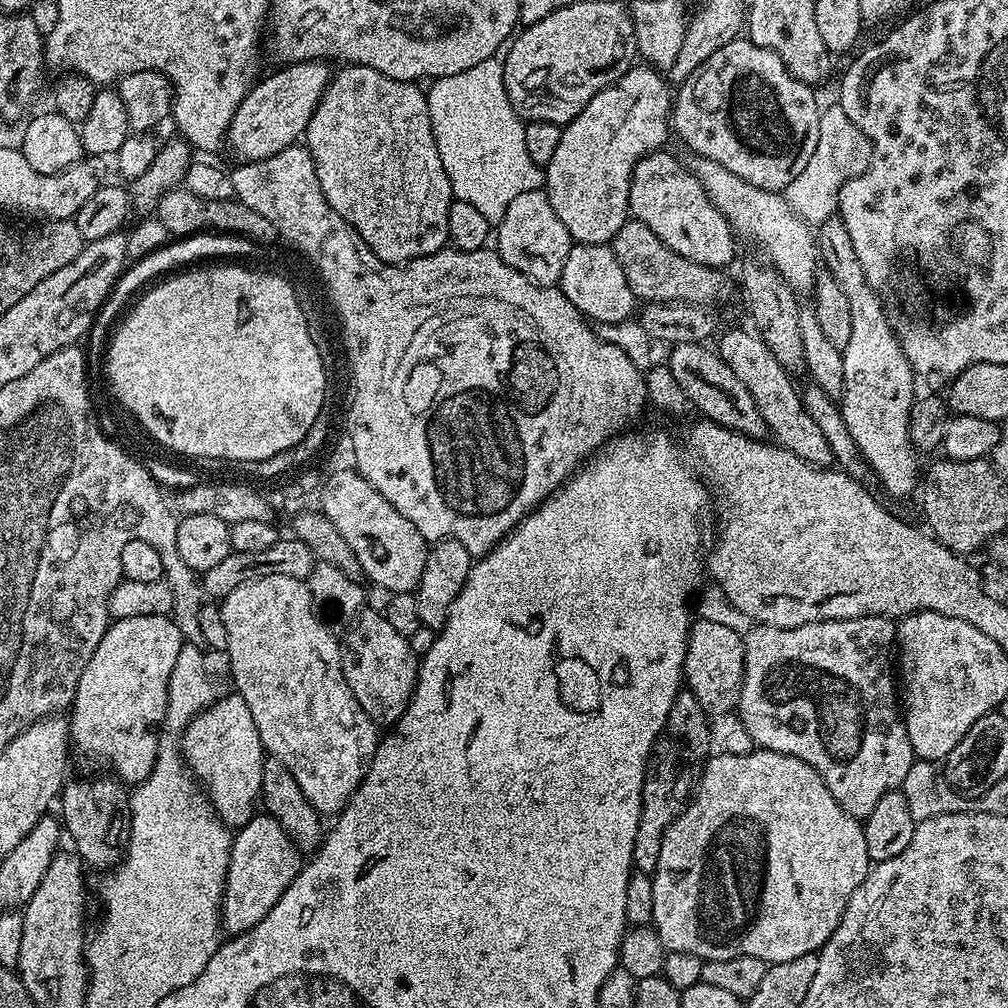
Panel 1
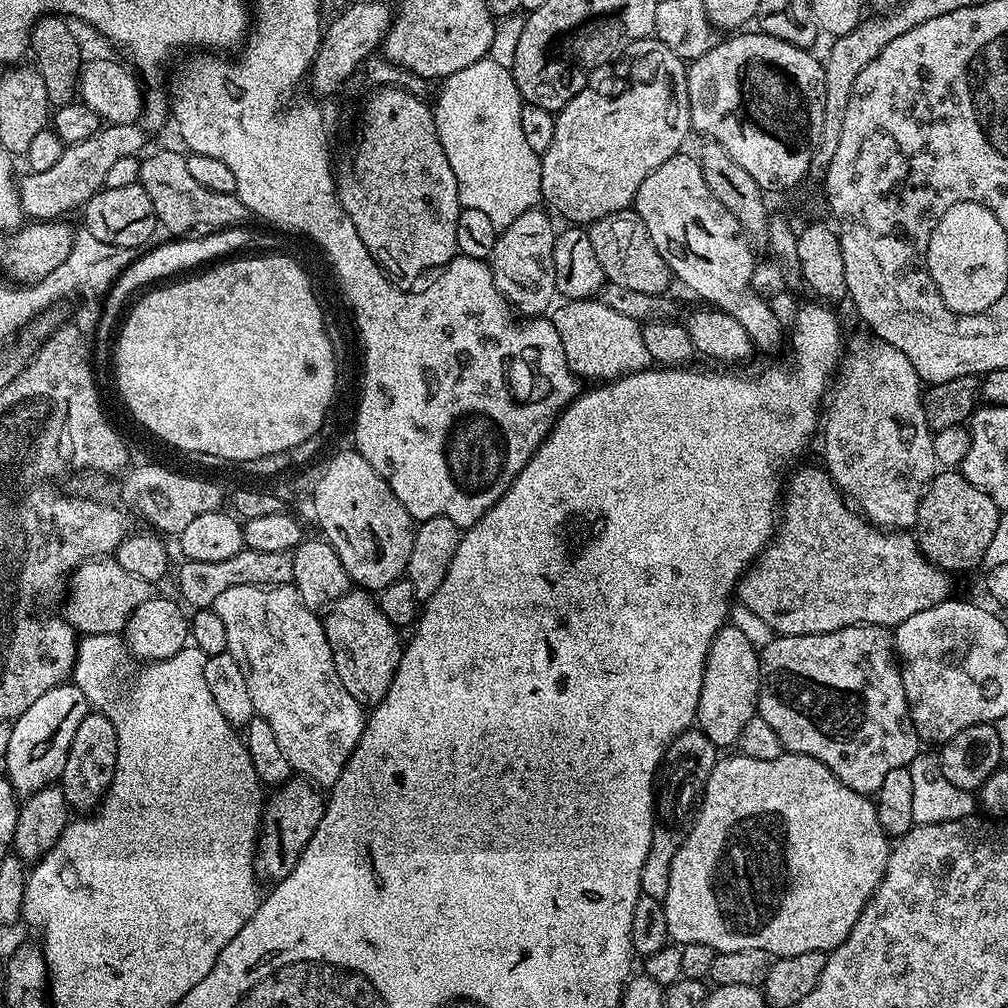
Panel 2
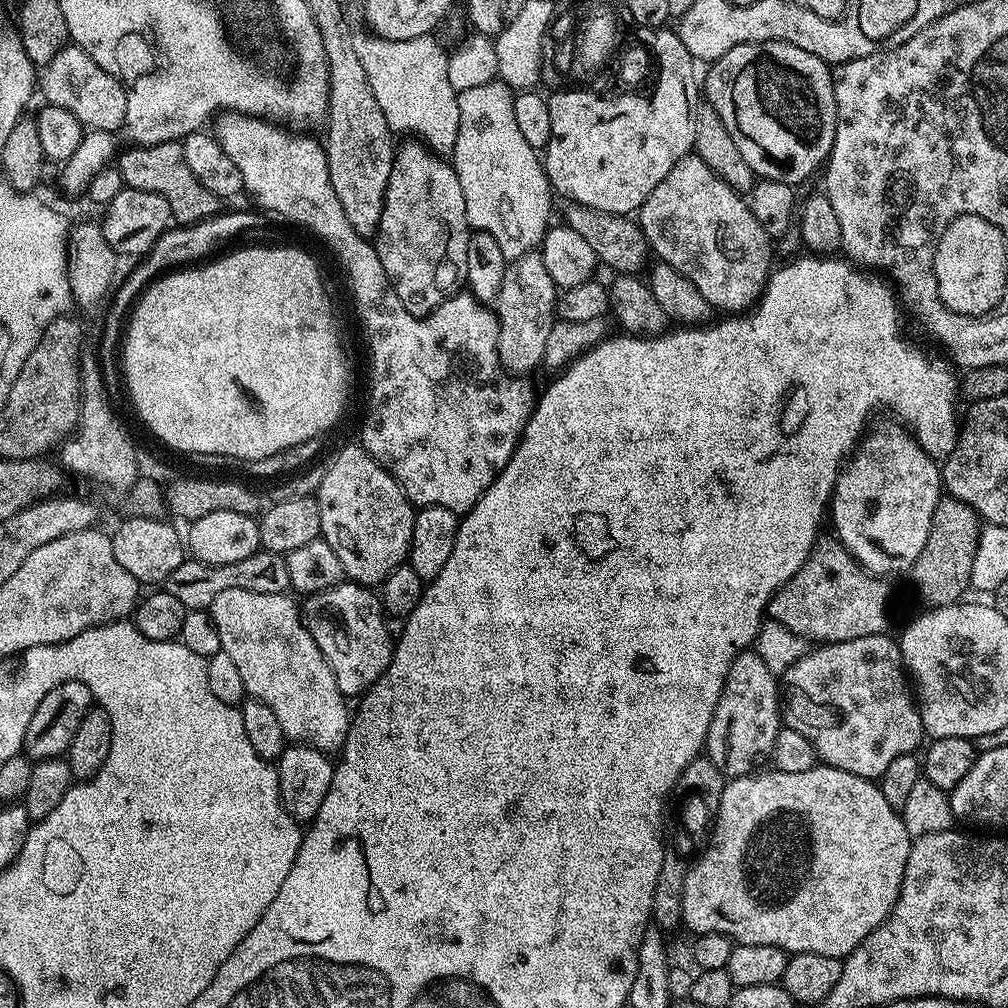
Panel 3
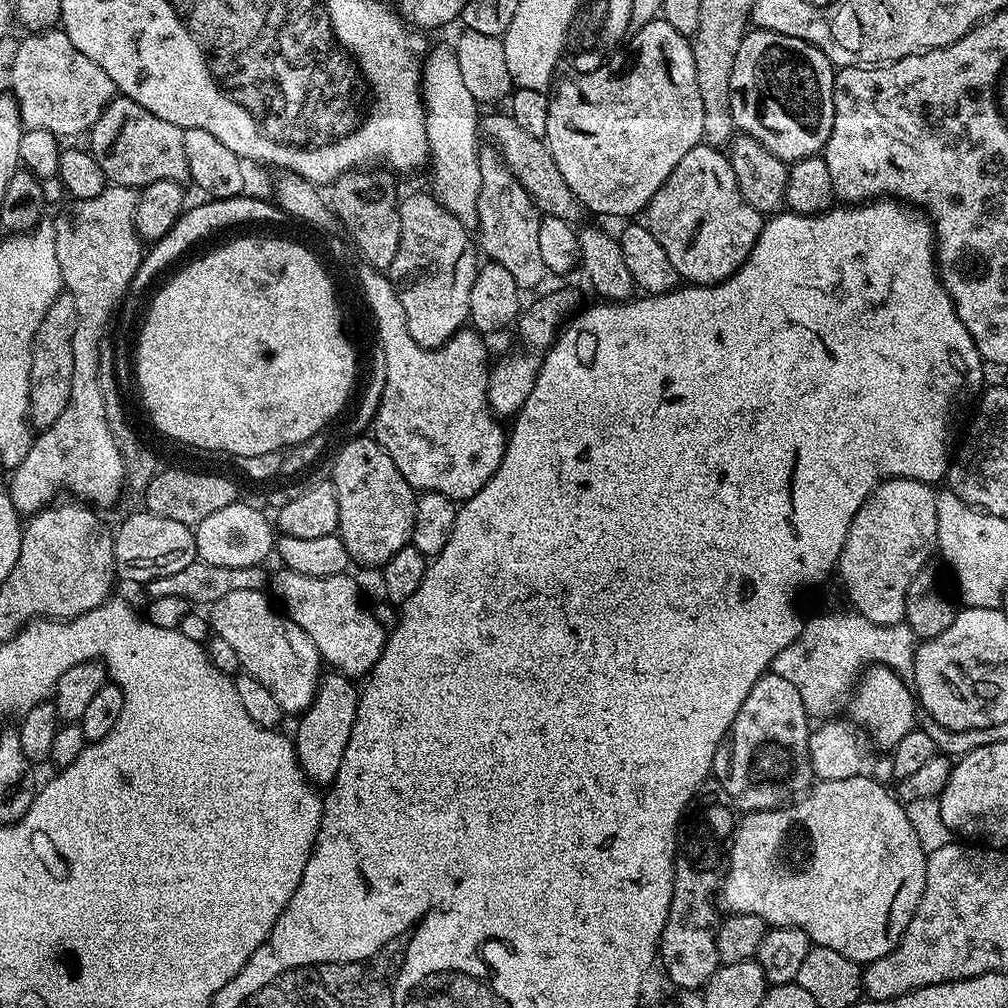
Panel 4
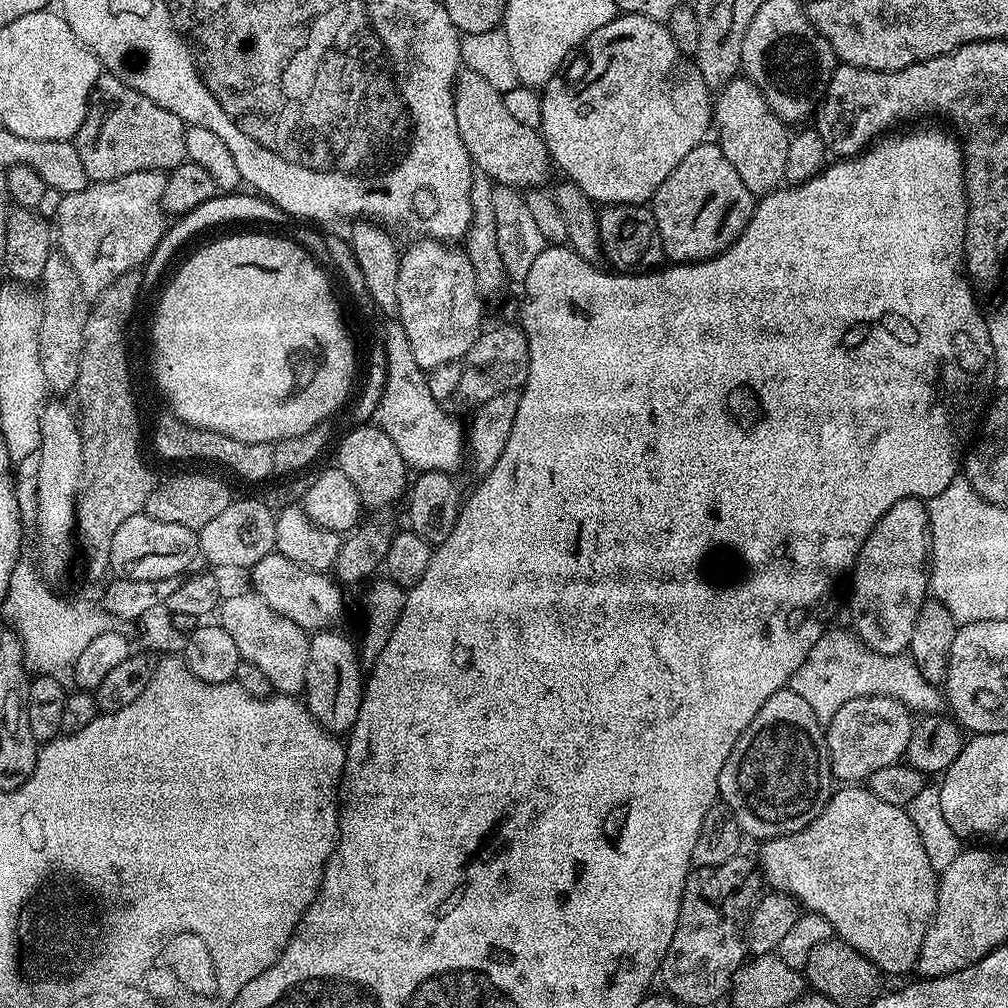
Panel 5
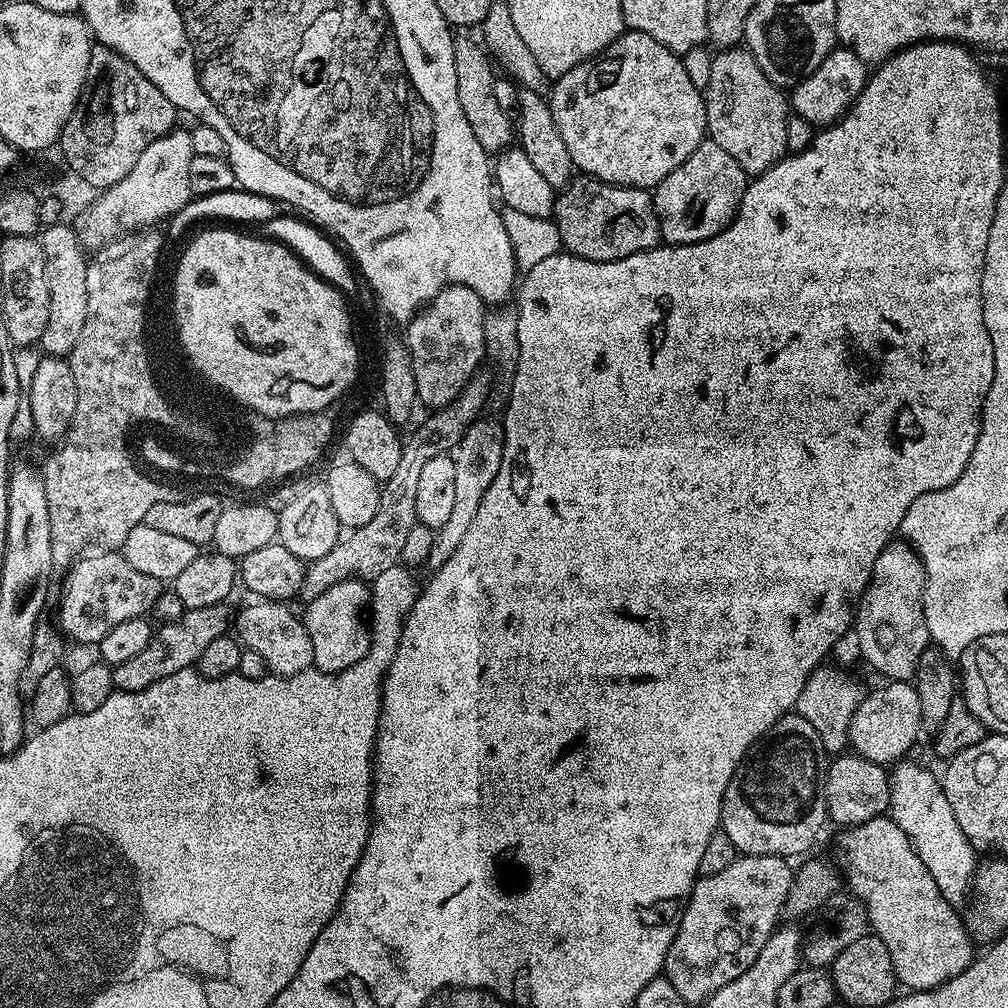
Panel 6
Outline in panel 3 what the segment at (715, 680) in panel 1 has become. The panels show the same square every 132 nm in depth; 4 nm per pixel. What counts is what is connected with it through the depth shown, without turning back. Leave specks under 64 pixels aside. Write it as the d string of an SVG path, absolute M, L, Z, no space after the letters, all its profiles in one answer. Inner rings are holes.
M741 650L736 653L722 694L718 698L714 718L710 718L710 730L706 741L707 759L712 760L716 769L725 777L753 775L767 765L764 763L772 760L774 742L782 727L782 692L778 684L776 688L776 680L778 680L777 673L766 666L755 650Z

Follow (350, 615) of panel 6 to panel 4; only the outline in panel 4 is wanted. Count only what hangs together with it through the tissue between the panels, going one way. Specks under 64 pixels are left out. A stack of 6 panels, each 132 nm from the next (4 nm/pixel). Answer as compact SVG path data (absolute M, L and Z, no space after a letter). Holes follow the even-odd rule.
M335 670L321 675L316 697L299 717L300 725L294 735L296 757L304 775L317 786L331 785L338 774L338 766L342 766L342 754L346 754L346 742L350 742L350 730L356 717L358 688L352 684L355 683L349 677Z

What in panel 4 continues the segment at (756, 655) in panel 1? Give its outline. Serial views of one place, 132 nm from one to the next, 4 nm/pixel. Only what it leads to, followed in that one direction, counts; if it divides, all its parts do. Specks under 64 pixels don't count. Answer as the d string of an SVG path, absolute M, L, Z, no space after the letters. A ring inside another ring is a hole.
M884 664L871 665L859 673L846 708L847 706L847 719L863 729L871 743L873 740L878 747L885 750L896 748L898 742L902 742L902 738L906 738L906 734L917 727L918 700L909 681Z

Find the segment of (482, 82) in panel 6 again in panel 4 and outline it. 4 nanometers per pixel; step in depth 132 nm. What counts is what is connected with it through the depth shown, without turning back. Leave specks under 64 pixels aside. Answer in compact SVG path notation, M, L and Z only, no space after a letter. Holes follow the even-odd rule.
M494 112L490 115L487 113L481 119L481 131L486 138L488 136L488 142L499 153L504 164L518 178L519 184L530 194L541 215L562 218L563 221L571 224L579 223L577 221L582 214L584 215L584 207L578 202L577 196L567 185L566 178L555 165L554 156L550 154L544 140L534 138L532 134L527 133L506 112L504 114Z

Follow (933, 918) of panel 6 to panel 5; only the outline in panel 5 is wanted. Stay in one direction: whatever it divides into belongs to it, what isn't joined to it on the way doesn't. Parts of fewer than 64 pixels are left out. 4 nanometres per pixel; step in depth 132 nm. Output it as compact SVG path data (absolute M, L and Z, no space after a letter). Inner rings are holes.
M840 786L833 791L822 814L818 814L818 818L814 818L814 822L810 822L810 826L806 826L800 832L792 832L788 836L775 836L772 840L763 841L761 848L764 849L760 852L758 868L769 889L792 896L809 912L822 914L826 918L826 922L832 924L833 933L850 946L854 946L854 950L858 950L866 958L870 958L870 962L874 962L881 973L888 975L889 972L892 976L900 976L903 972L911 973L915 969L916 959L922 950L922 942L926 938L928 929L932 927L932 917L936 915L938 873L930 866L930 858L926 858L922 838L918 838L918 826L914 826L907 808L890 806L890 802L882 802L882 798L878 798L867 786Z

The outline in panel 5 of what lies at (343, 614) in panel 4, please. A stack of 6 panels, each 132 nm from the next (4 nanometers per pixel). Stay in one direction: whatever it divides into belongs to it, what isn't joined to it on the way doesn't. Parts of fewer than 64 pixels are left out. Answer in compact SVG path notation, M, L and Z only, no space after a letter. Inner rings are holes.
M273 551L266 558L258 558L258 562L250 569L252 576L251 591L270 606L282 618L290 618L300 628L309 633L328 630L344 612L344 596L341 585L327 572L315 572L298 566L298 562L290 562L281 552Z

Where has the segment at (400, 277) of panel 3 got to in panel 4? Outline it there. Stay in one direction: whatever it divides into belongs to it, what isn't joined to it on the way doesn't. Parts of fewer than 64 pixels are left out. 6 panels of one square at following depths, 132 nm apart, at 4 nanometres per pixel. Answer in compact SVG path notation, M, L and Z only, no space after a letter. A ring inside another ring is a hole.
M412 192L405 200L403 198L399 201L398 207L401 238L390 269L390 279L396 288L398 302L402 302L410 338L414 338L414 342L423 348L440 348L453 334L469 323L470 292L478 269L478 248L473 237L472 240L468 237L471 236L469 229L464 228L454 214L443 208L435 195Z

